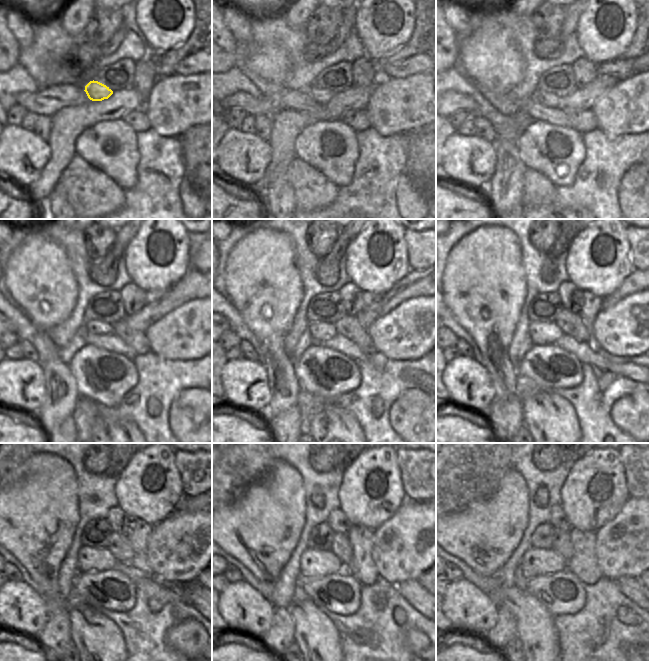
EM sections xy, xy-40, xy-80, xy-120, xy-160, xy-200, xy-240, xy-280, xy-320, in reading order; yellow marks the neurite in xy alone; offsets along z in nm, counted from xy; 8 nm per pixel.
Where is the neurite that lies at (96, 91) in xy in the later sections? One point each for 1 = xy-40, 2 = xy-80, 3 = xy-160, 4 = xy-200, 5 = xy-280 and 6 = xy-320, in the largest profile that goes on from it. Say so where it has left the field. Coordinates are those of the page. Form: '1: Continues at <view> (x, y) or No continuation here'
1: Continues at xy-40 (321, 96)
2: Continues at xy-80 (547, 99)
3: Continues at xy-160 (320, 331)
4: Continues at xy-200 (540, 333)
5: Continues at xy-280 (313, 563)
6: Continues at xy-320 (535, 562)

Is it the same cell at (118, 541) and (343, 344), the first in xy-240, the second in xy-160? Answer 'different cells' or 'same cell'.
different cells

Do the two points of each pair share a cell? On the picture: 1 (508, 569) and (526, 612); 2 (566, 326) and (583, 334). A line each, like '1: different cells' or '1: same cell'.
1: different cells
2: same cell

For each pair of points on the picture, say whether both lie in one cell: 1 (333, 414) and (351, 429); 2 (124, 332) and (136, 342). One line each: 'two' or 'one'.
1: one
2: one

